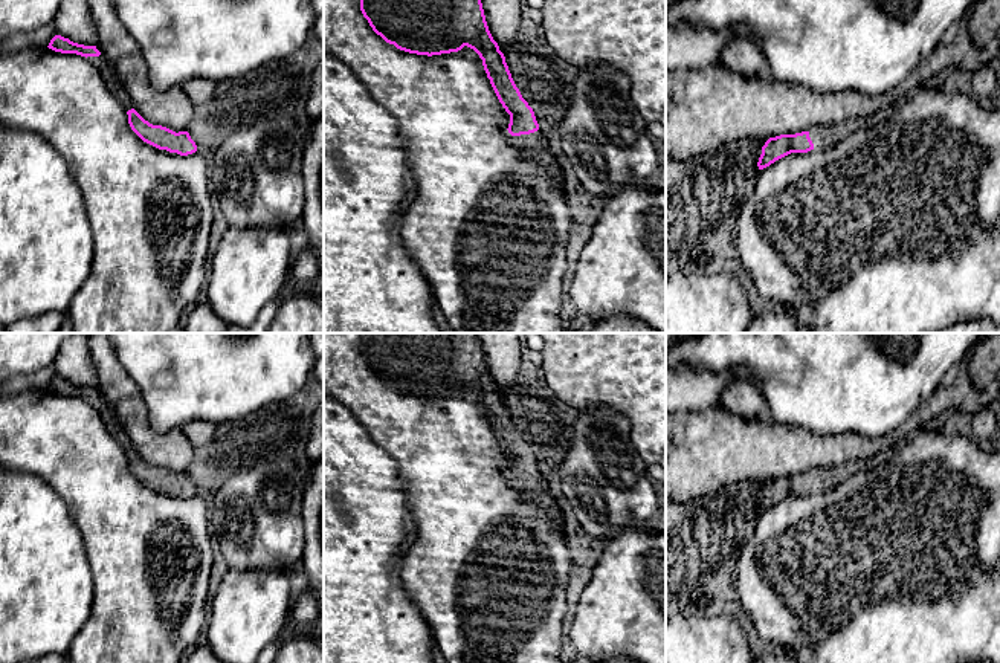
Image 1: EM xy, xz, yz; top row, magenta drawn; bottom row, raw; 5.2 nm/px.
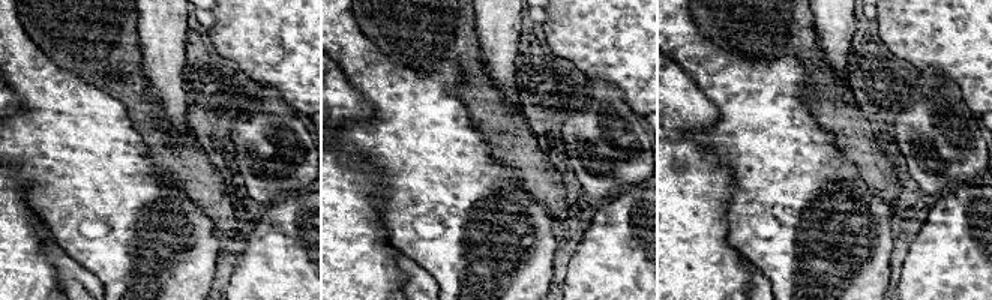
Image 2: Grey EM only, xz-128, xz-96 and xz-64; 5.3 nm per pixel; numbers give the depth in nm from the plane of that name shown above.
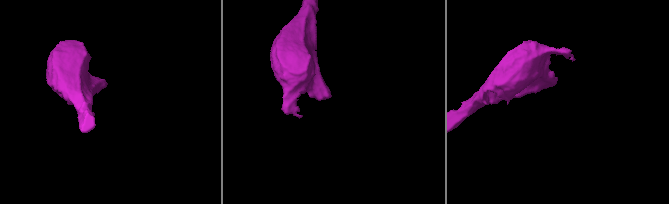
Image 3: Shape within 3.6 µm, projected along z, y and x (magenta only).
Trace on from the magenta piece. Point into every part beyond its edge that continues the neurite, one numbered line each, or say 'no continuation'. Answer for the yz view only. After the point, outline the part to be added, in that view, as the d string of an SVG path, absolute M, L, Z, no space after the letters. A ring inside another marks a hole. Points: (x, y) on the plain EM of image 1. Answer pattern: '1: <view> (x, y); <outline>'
1: yz (826, 478); M876 460L846 461L835 467L823 467L815 472L811 472L809 480L814 486L814 490L831 490L831 489L835 489L846 478L860 472L863 467L873 466Z

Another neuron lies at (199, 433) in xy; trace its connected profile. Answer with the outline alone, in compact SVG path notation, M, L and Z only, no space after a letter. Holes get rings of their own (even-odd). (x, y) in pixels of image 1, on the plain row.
M194 420L186 423L182 431L194 449L198 449L214 438L217 426L205 420Z

